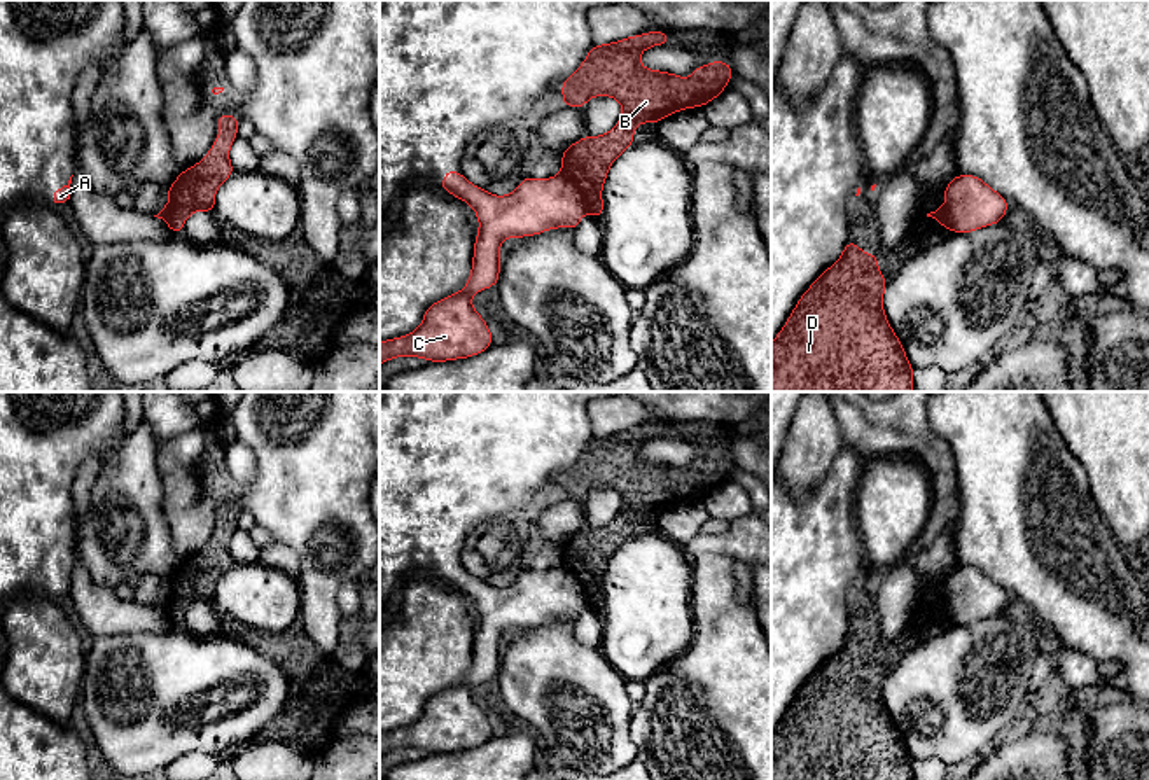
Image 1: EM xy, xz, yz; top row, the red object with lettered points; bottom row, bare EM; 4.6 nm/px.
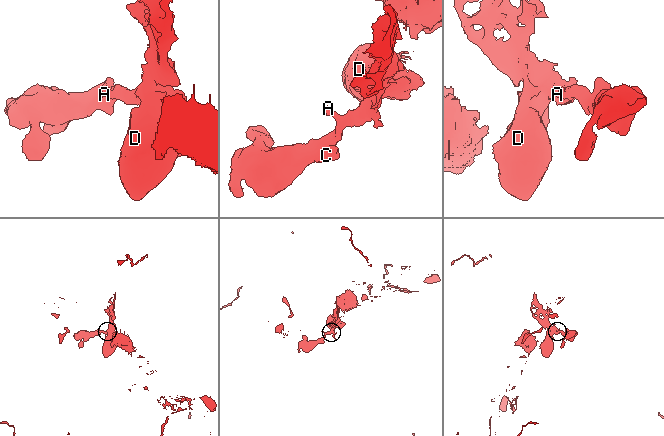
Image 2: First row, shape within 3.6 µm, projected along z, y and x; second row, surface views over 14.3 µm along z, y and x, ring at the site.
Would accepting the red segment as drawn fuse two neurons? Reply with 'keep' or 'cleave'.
cleave

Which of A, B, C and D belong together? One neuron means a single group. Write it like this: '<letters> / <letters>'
A C / B D

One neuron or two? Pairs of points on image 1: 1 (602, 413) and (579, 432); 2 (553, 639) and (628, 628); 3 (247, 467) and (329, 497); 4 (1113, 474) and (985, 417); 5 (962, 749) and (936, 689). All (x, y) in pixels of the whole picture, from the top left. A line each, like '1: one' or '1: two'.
1: two
2: two
3: two
4: two
5: one

